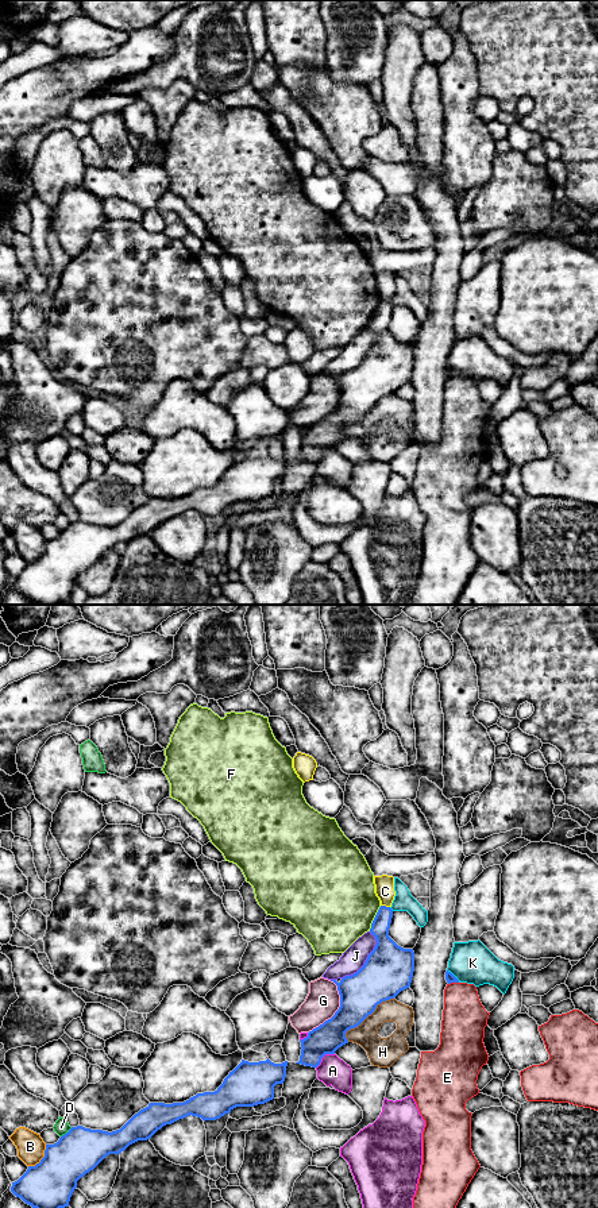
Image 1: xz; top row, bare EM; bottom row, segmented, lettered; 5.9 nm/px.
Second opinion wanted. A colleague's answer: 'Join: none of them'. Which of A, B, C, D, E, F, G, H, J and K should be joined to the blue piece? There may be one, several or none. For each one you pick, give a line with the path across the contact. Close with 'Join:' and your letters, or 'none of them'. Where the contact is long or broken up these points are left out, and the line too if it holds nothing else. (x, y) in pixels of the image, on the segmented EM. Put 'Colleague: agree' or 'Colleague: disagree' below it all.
Join: none of them
Colleague: agree

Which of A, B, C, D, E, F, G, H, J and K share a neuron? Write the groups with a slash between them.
A / B / C / D / E / F / G / H / J / K

